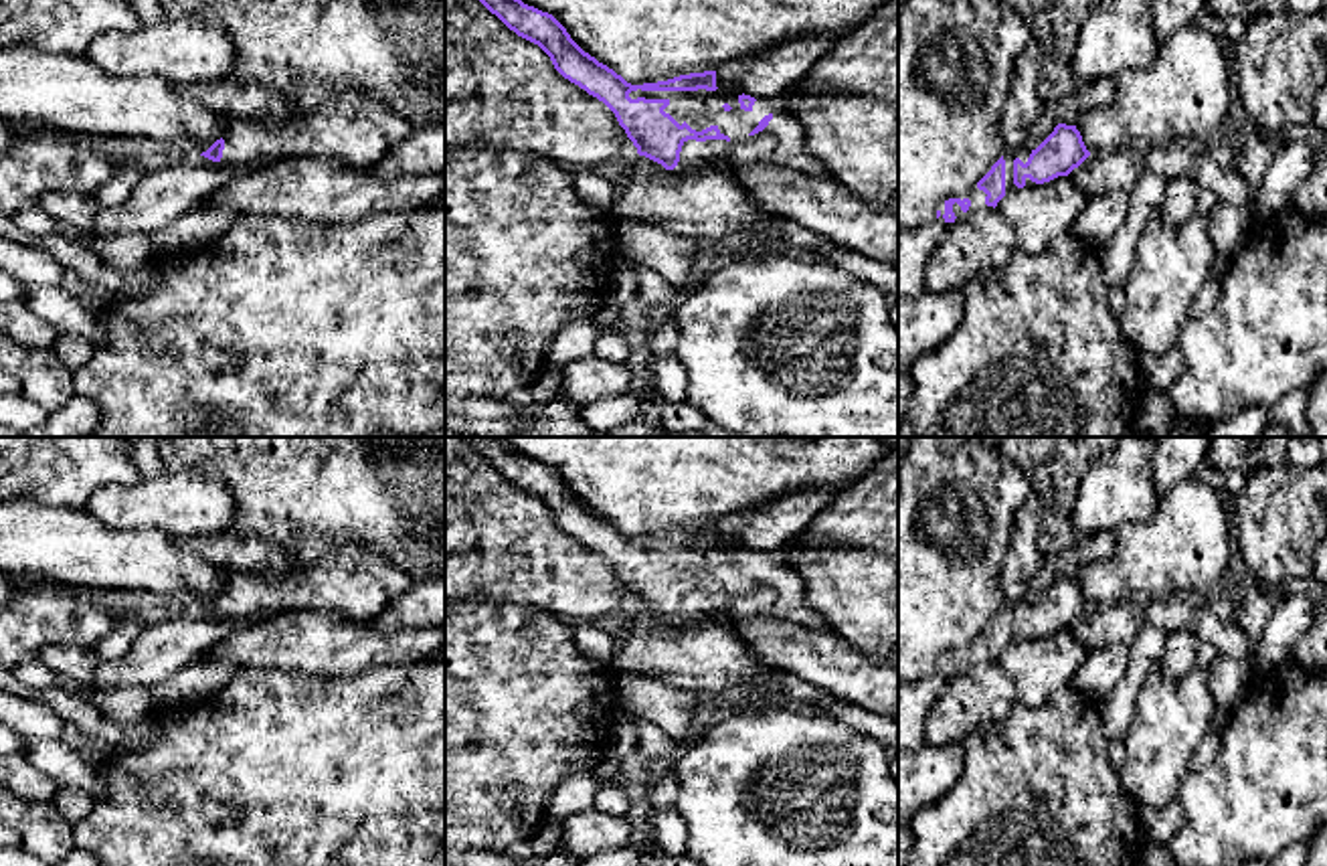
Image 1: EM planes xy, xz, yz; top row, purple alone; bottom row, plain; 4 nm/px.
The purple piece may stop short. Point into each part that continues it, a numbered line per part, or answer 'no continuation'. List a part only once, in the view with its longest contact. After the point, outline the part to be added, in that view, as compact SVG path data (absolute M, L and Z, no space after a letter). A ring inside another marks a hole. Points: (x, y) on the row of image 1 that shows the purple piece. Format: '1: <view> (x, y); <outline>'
1: xz (781, 142); M716 79L716 91L631 91L629 97L668 99L664 109L680 125L686 121L702 132L716 125L730 140L688 140L674 168L680 176L726 172L730 164L769 164L789 168L811 178L829 172L807 152L805 127L783 109L779 97L757 99L750 111L738 103L738 89Z

